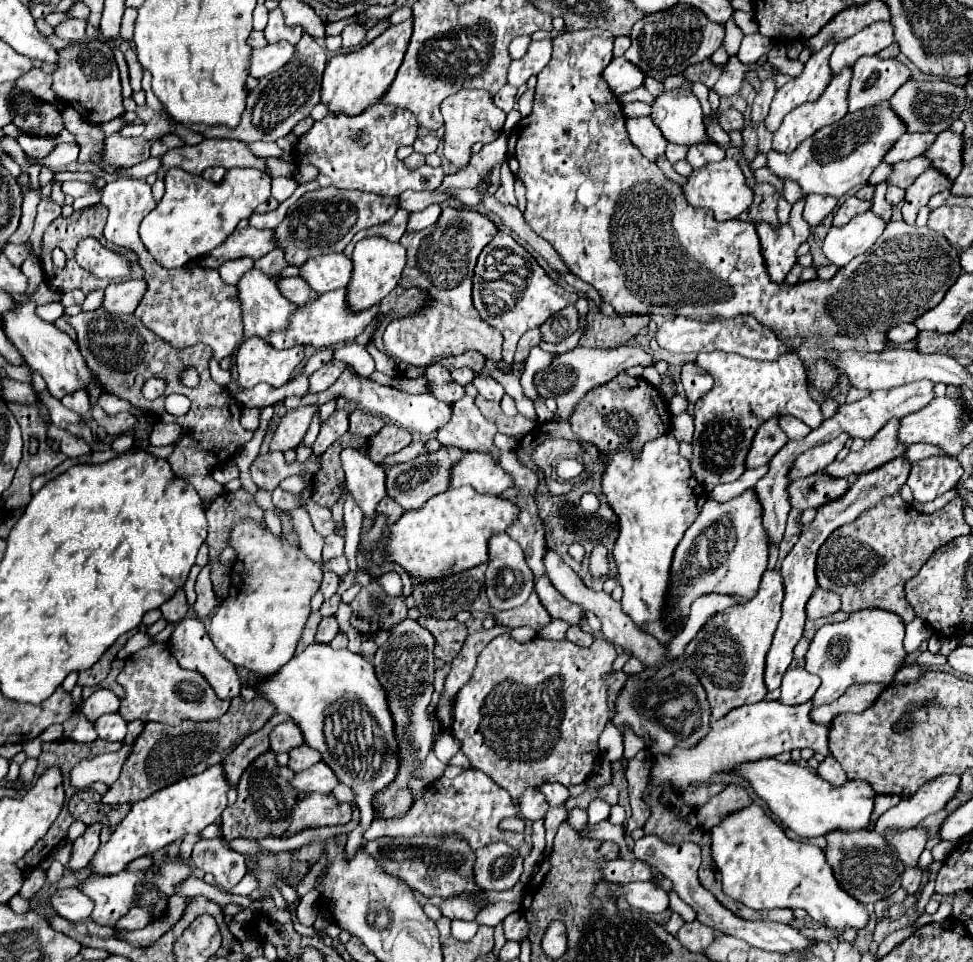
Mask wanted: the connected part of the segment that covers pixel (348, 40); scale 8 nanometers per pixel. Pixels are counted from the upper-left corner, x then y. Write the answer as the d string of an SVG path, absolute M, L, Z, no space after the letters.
M346 25L342 31L342 47L358 47L366 35L366 29L362 25Z

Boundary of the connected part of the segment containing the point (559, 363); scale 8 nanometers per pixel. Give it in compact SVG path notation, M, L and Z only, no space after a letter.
M576 347L568 353L562 353L548 369L538 371L534 381L536 381L536 389L538 393L548 399L554 397L558 403L558 411L554 415L554 419L560 421L568 421L572 411L576 409L576 405L588 395L588 391L612 381L612 377L616 377L620 371L632 367L632 365L652 365L652 357L640 349L640 347L614 347L614 349L586 349L586 347Z

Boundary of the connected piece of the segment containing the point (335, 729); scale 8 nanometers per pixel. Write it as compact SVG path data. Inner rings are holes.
M314 641L270 677L256 679L246 667L236 667L236 671L250 689L276 707L276 713L290 715L302 729L306 743L322 753L324 761L338 775L340 783L354 789L354 803L360 809L360 823L349 834L346 843L346 857L352 859L363 845L364 831L374 821L372 797L384 789L392 777L396 777L398 761L392 715L388 713L386 693L378 685L372 663L350 649L332 649L328 643ZM326 719L330 719L330 725L326 725Z

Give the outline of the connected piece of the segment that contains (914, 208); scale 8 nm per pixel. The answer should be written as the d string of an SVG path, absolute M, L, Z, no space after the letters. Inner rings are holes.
M930 167L928 171L924 171L908 189L906 189L906 199L904 199L904 205L902 205L902 215L904 215L904 221L906 223L914 223L916 221L916 215L918 215L918 209L924 207L928 203L928 199L944 189L950 189L952 187L952 181L940 173L938 169Z

